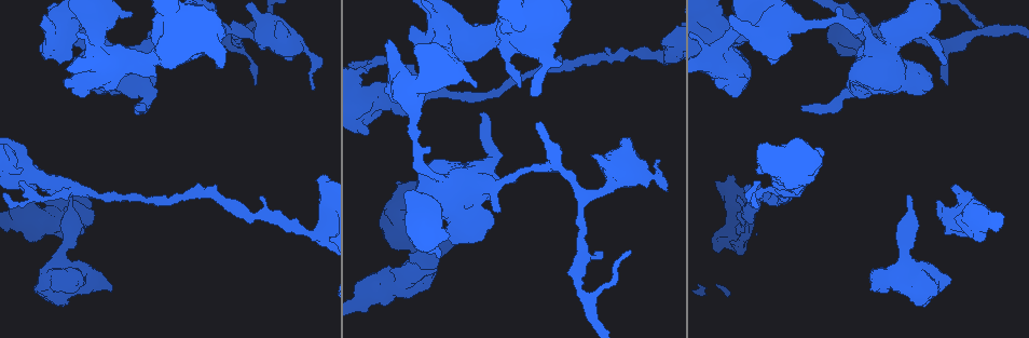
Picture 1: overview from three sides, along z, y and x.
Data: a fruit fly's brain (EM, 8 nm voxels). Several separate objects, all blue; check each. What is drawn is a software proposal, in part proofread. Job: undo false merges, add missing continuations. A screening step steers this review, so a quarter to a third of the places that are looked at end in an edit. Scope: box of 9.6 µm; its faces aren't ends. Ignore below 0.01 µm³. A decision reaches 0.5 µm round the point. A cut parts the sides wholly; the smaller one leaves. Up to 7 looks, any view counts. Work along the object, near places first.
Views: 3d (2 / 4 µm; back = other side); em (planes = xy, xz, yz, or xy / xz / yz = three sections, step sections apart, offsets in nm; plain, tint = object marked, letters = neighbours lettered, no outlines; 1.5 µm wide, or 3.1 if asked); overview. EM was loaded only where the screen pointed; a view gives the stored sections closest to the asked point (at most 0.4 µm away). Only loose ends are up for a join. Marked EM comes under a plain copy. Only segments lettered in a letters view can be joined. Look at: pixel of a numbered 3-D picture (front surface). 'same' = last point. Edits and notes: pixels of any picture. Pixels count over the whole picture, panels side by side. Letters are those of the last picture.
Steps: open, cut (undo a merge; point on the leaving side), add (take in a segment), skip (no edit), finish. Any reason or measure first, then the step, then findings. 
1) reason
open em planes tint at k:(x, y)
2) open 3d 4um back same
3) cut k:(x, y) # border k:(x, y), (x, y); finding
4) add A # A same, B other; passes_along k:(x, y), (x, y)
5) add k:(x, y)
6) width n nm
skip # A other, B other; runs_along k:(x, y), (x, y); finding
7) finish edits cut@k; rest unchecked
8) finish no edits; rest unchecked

an open end
open em yz step 8 tint at 1:(498, 210)

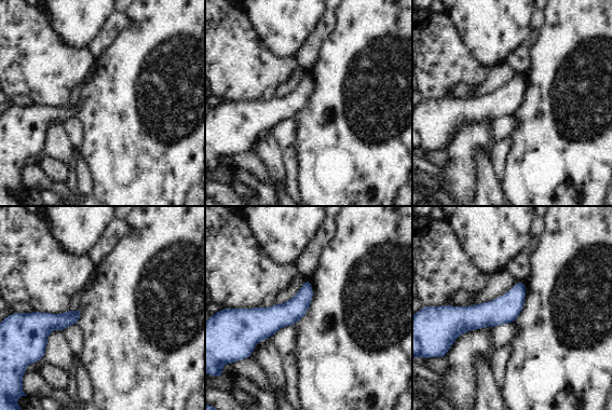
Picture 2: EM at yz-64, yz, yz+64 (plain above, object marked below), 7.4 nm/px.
cut it another way
open em planes letters same

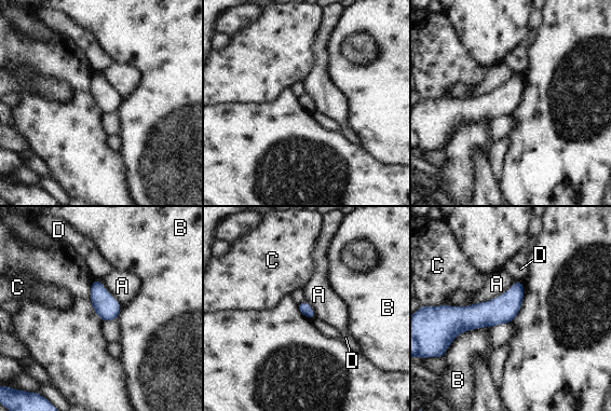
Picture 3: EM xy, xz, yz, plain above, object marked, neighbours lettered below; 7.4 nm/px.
skip # A other, B other, C other, D other; border 3:(490, 327), (462, 331), (449, 346); none of them fits

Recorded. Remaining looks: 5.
branch stops here
open em yz step 8 letters at 1:(909, 197)

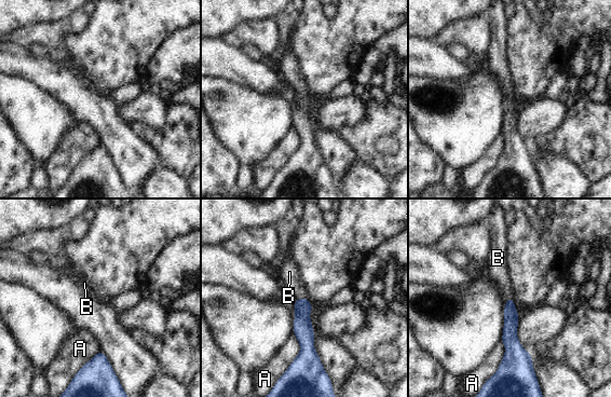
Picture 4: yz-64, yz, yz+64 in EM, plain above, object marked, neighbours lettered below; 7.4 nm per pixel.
cut it another way
open em planes letters same

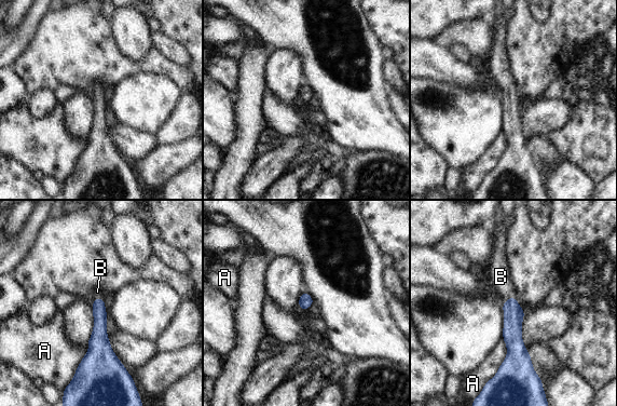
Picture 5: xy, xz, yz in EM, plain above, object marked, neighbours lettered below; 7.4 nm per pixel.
add B # A other, B same; passes_along 5:(513, 315), (509, 298), (501, 276); the cell continues

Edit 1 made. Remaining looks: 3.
open overview

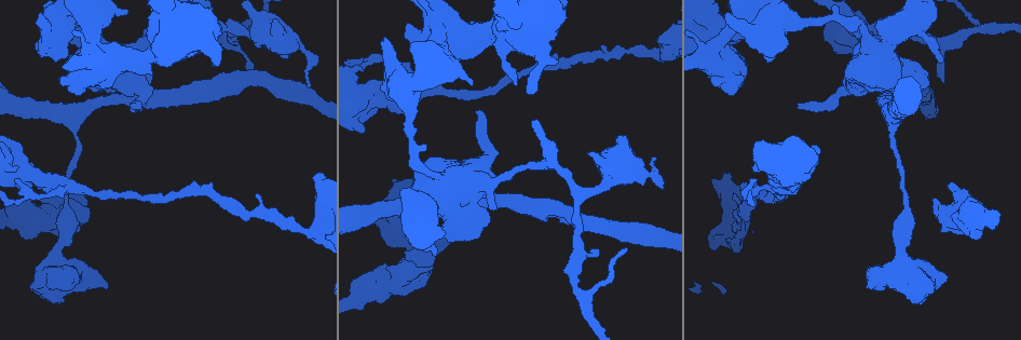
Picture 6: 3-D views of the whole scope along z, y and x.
branch stops here
open 3d 2um at 6:(106, 286)

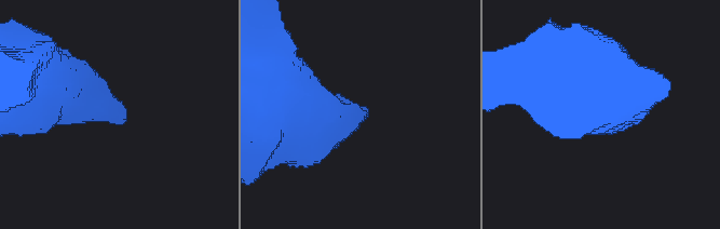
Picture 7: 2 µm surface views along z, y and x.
shape alone is not enough
open em planes letters at 7:(120, 117)

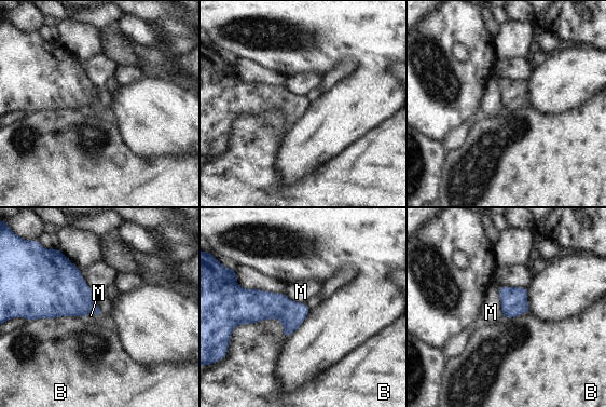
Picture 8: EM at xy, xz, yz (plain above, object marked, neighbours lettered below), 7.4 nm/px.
skip # B other, M other; border 8:(497, 287), (504, 317); none of them fits

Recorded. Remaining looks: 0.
finish edits add@5; rest unchecked

